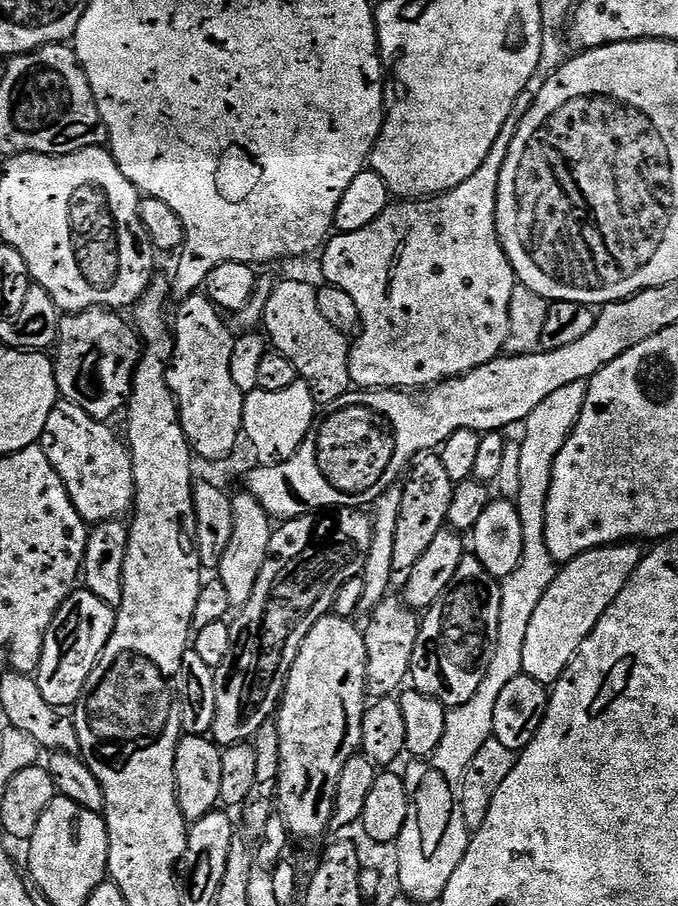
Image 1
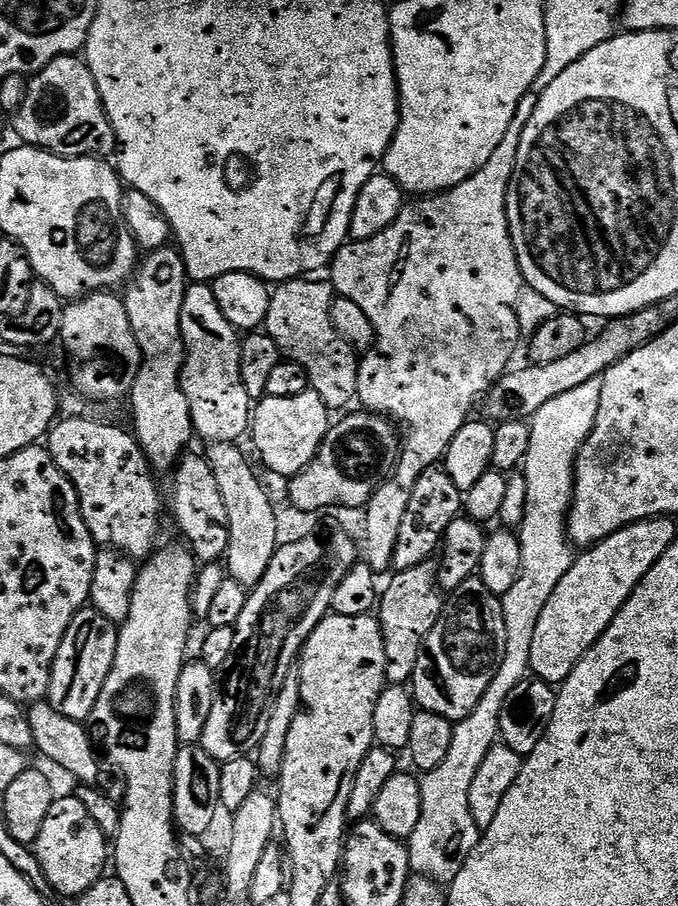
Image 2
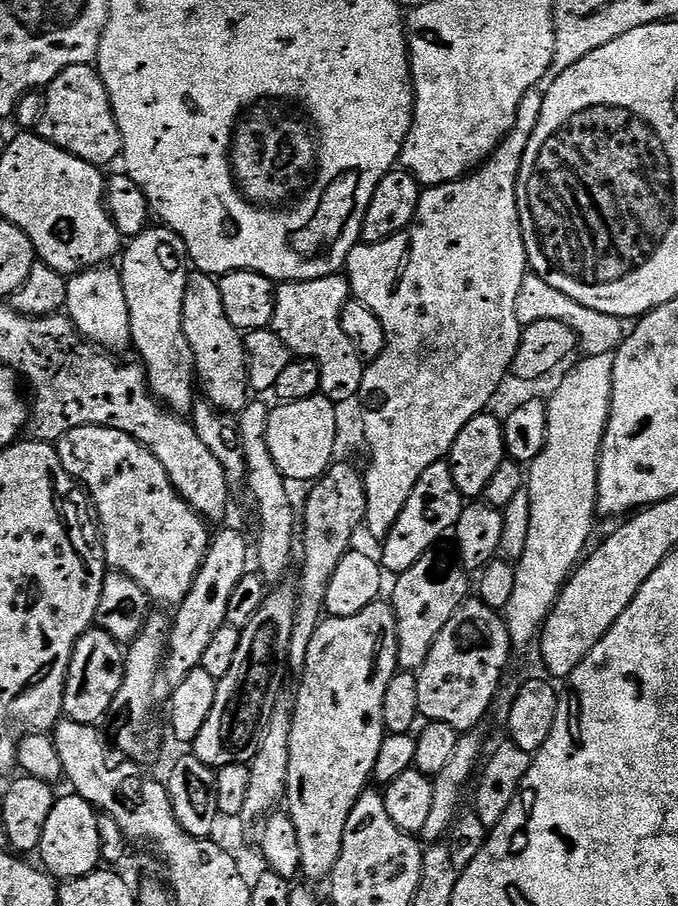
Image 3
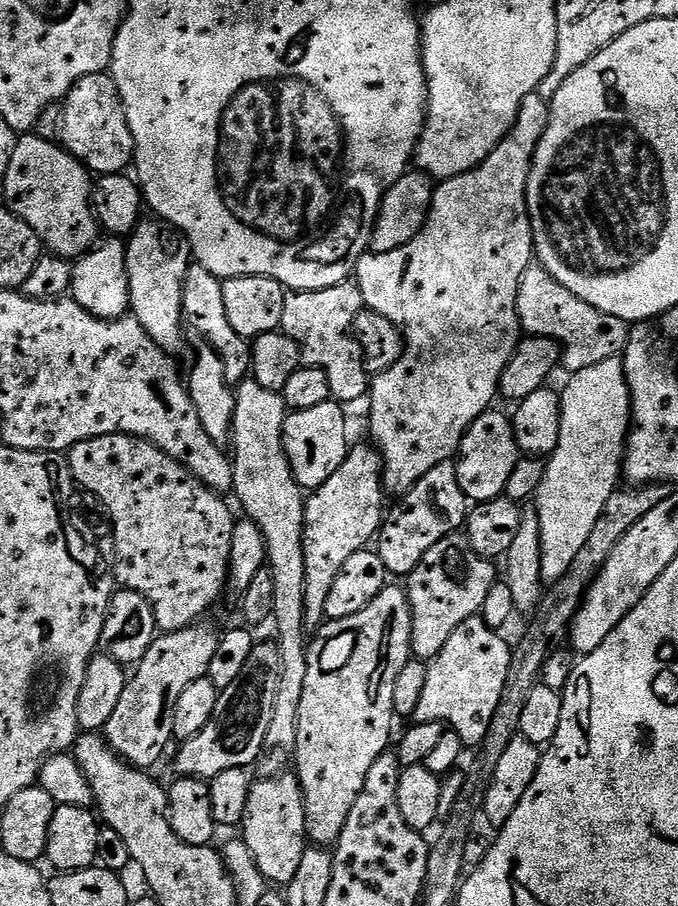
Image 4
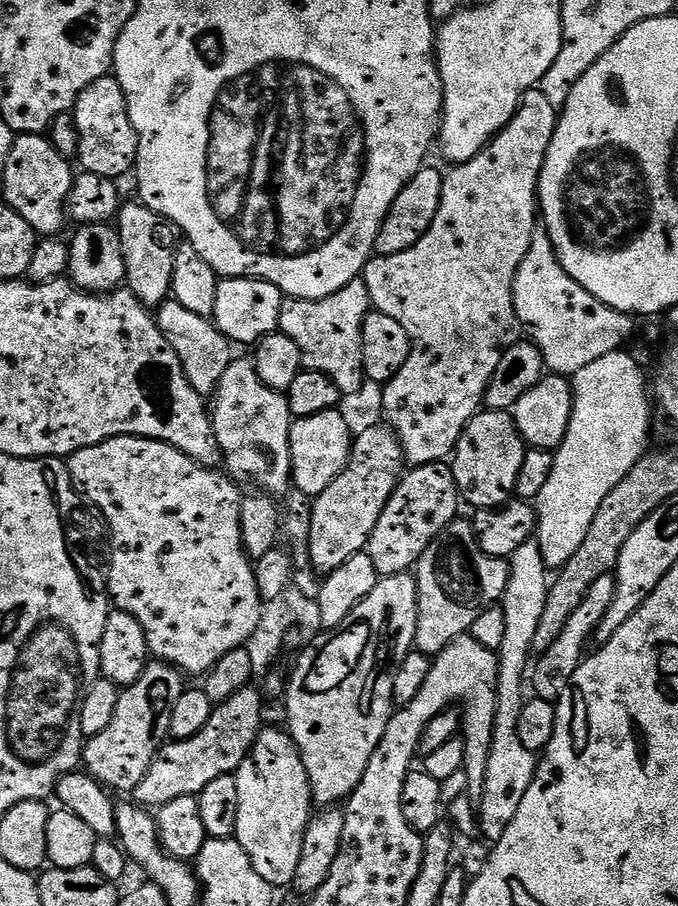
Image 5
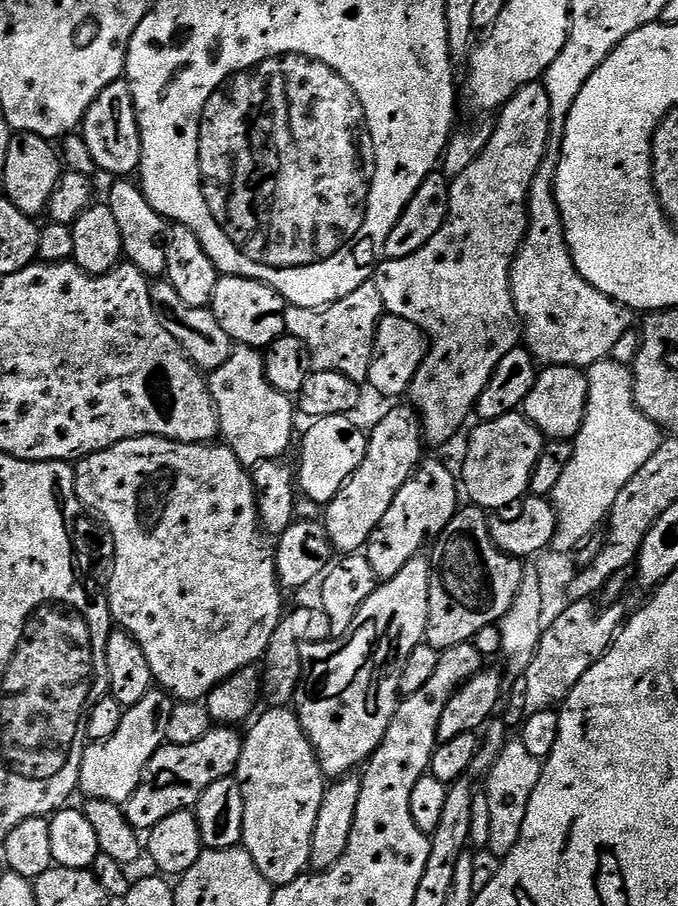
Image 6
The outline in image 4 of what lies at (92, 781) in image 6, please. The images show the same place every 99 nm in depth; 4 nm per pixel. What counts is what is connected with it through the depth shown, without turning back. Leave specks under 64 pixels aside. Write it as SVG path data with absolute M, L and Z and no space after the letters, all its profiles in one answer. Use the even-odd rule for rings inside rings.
M204 626L157 635L150 650L146 650L140 663L135 665L133 672L136 673L127 677L122 698L118 698L118 706L114 714L110 714L110 722L106 722L102 729L109 748L135 769L152 770L159 762L164 747L174 740L174 705L178 703L178 697L190 682L198 682L208 675L220 636L200 627Z

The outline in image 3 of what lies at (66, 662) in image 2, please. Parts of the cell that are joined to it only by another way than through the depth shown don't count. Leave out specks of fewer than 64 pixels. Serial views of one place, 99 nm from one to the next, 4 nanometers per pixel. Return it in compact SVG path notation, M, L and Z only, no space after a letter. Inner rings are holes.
M93 626L78 638L64 683L64 716L67 719L99 725L100 719L112 712L112 703L122 686L125 655L122 645L101 628Z

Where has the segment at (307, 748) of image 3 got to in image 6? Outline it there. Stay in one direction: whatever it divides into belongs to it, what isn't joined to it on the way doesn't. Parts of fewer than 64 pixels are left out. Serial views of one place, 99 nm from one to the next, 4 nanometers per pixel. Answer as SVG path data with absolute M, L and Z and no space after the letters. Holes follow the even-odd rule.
M423 555L414 557L410 562L406 562L406 566L402 566L402 570L398 570L398 574L394 574L394 578L377 583L374 594L370 594L370 598L366 598L366 602L362 602L362 606L358 610L358 614L354 618L351 628L337 639L340 641L338 641L333 648L332 645L334 643L331 639L324 640L318 644L306 644L302 648L301 660L302 666L304 667L304 674L303 680L296 692L294 711L300 720L302 730L306 736L310 738L310 742L314 746L316 757L320 763L320 769L324 771L325 777L339 778L349 775L353 770L359 769L382 742L382 738L386 734L386 730L390 726L390 722L396 713L396 705L401 699L400 679L402 678L402 666L406 662L406 658L410 658L410 650L414 650L414 646L425 643L428 635L428 603L430 602L431 577L431 563L429 563Z

